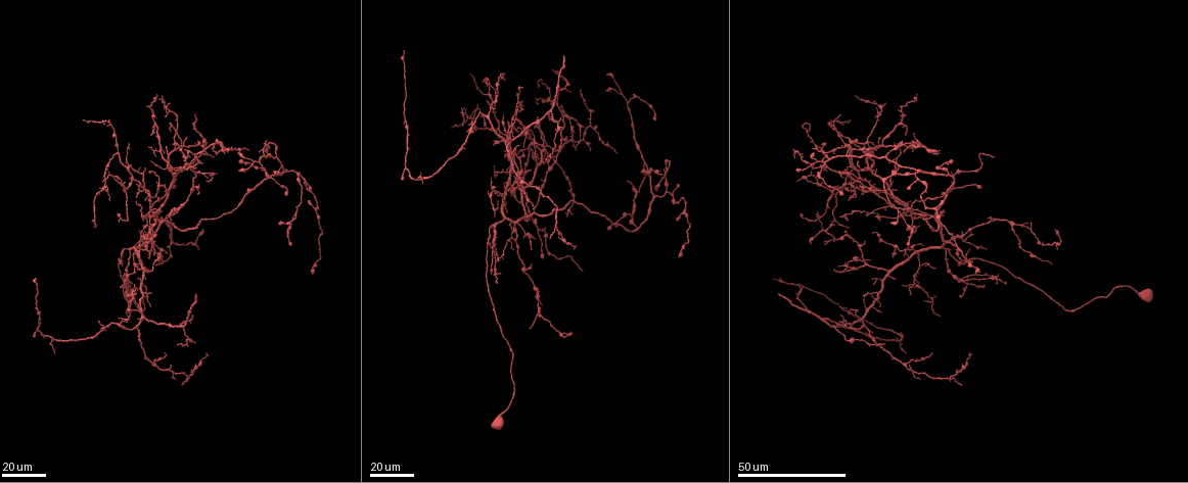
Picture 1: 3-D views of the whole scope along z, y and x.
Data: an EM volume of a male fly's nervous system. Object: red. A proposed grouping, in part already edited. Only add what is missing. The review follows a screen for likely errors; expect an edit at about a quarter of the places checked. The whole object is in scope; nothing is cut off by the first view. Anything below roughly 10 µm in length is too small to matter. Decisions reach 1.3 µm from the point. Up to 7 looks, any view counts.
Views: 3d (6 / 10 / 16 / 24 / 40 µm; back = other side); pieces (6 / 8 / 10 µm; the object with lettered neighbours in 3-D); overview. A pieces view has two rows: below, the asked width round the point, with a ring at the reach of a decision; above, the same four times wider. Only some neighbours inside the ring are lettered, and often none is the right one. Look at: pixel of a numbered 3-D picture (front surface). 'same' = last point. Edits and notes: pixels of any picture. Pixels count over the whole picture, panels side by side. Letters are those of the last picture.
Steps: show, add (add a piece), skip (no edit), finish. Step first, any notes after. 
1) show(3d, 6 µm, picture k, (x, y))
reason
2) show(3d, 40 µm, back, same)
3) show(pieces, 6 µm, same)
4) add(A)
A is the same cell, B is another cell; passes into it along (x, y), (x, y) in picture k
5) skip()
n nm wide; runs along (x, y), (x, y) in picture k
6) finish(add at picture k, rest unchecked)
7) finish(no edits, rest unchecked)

show(3d, 40 µm, picture 1, (497, 282))
end of a long branch

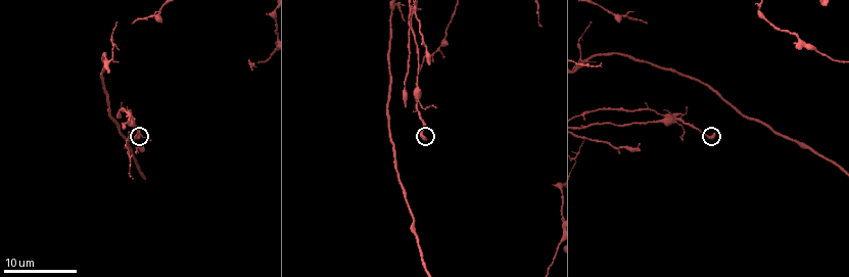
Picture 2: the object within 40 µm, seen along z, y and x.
show(3d, 6 µm, picture 2, (423, 138))
closer look

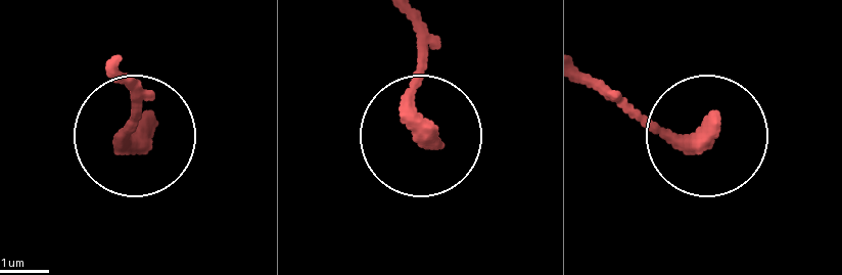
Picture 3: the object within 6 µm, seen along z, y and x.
show(pieces, 6 µm, picture 3, (712, 124))

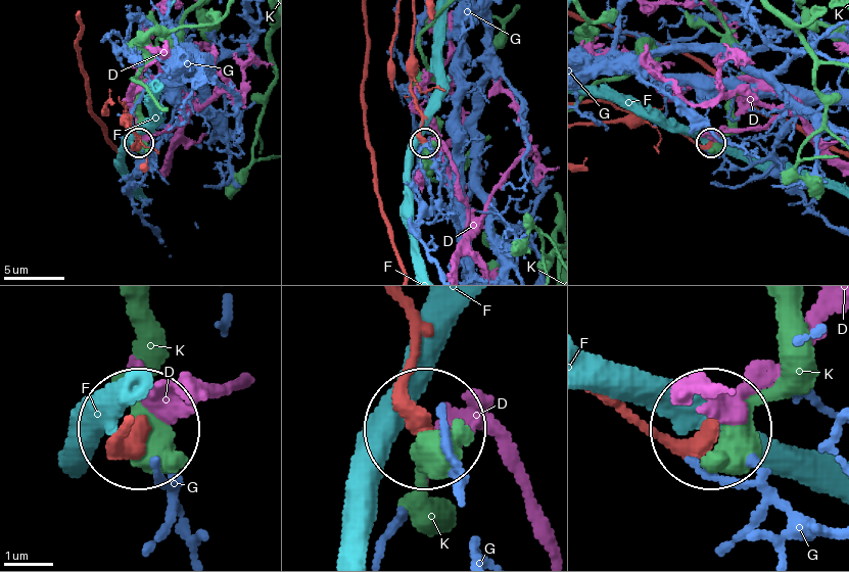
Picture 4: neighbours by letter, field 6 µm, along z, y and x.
skip()
D, F, G and K are other cells; runs along (415, 16), (412, 90), (421, 114), (423, 140) in picture 4; none of them fits

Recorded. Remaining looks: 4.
show(3d, 24 µm, picture 1, (1057, 248))
tapers out

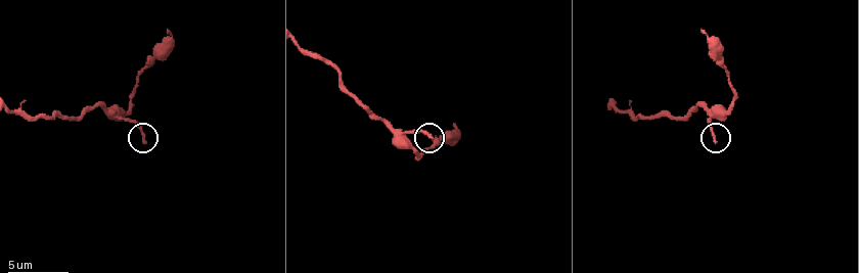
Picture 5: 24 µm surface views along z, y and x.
show(pieces, 8 µm, picture 5, (145, 141))
see the neighbours

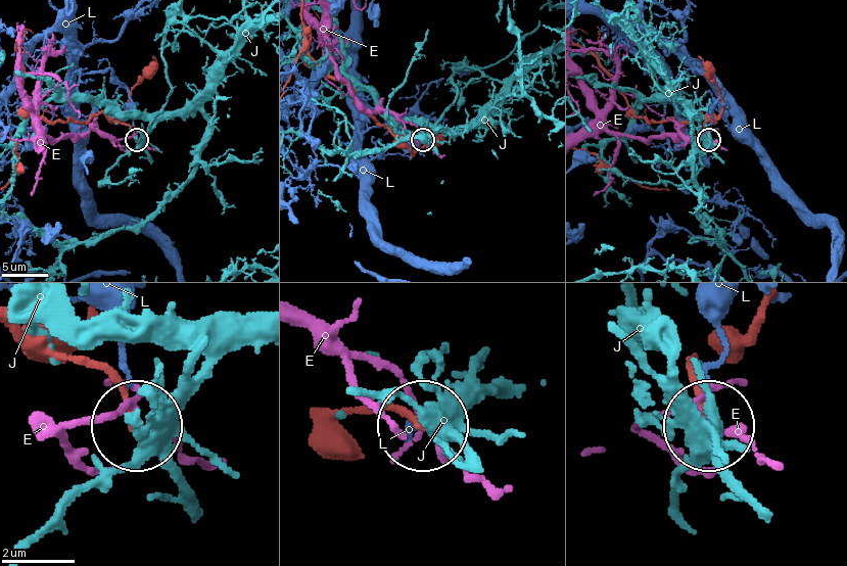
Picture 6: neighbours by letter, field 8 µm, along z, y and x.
skip()
E, J and L are other cells; none of them fits

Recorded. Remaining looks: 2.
show(3d, 10 µm, picture 5, (705, 33))
end of a long branch

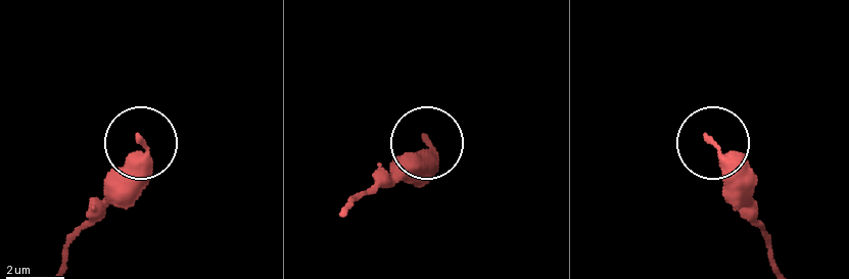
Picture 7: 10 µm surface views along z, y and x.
show(pieces, 10 µm, picture 7, (711, 141))

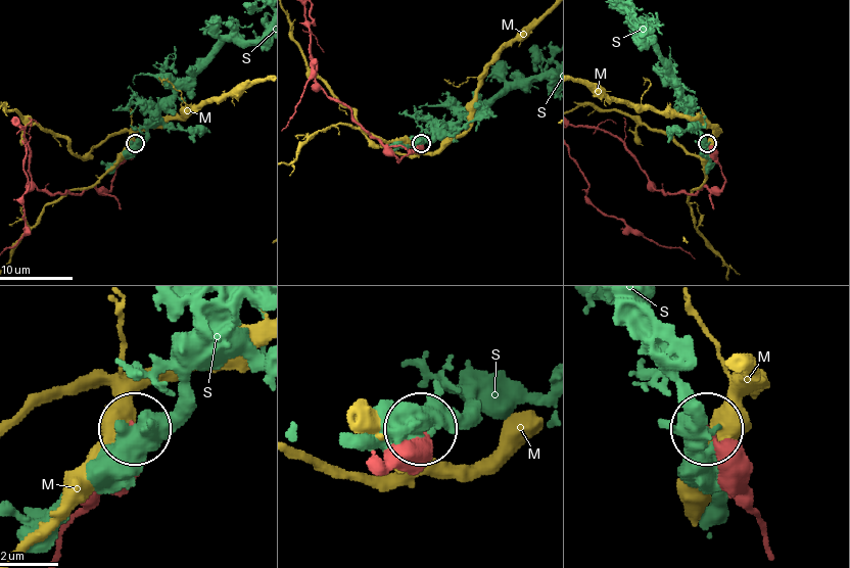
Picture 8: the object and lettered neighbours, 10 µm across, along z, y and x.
skip()
M and S are other cells; no lettered piece goes on from it

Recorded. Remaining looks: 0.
finish(no edits, rest unchecked)

